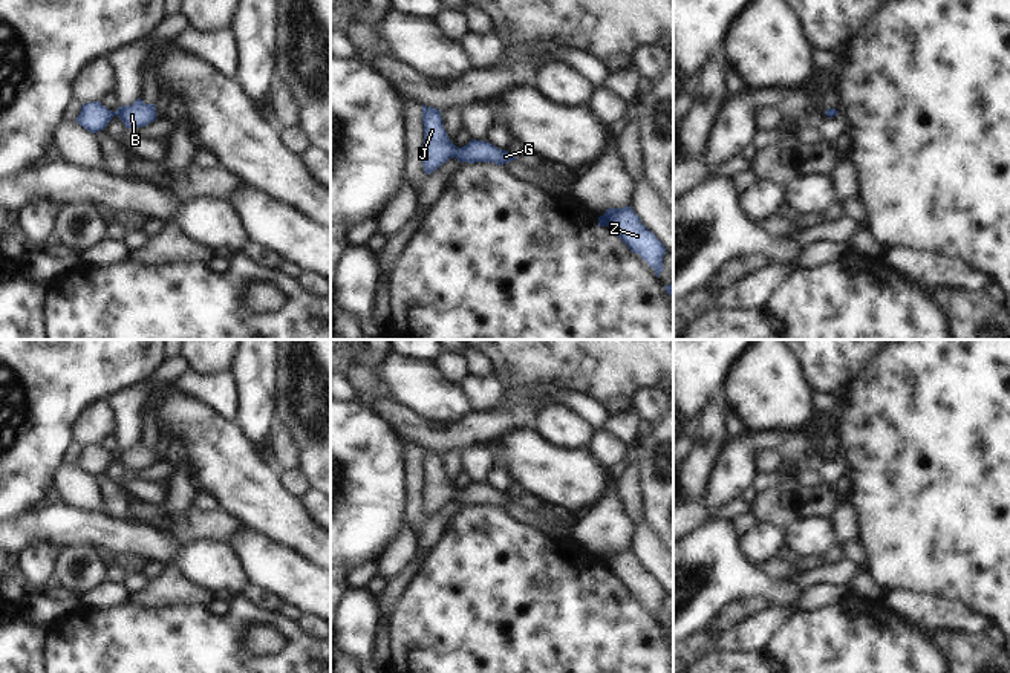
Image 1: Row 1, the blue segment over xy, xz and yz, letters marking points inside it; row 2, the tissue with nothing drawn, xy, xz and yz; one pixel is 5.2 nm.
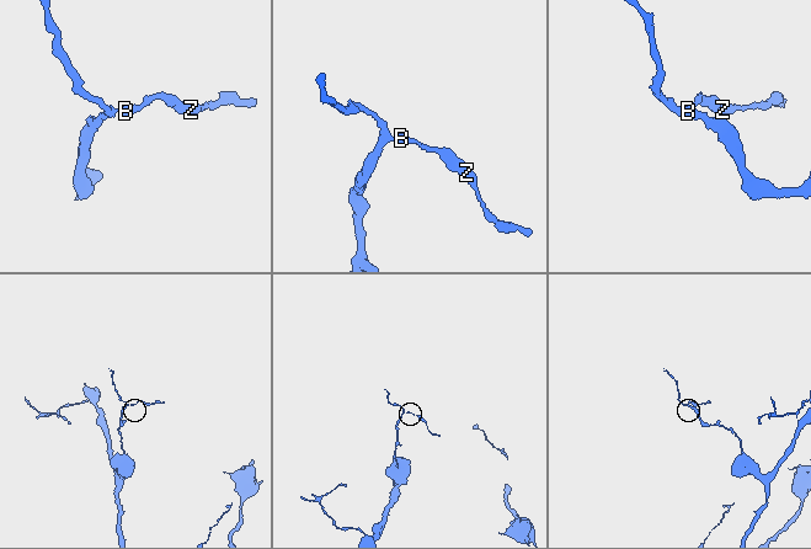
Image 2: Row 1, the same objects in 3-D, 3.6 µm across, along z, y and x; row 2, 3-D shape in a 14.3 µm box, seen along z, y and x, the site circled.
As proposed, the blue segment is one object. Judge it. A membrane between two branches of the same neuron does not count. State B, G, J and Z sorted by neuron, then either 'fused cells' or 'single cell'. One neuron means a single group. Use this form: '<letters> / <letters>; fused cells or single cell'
B G J Z; single cell

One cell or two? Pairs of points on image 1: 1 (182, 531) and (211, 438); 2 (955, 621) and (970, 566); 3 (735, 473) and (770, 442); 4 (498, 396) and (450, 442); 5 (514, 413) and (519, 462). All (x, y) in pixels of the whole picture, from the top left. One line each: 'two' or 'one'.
1: two
2: two
3: one
4: two
5: two

